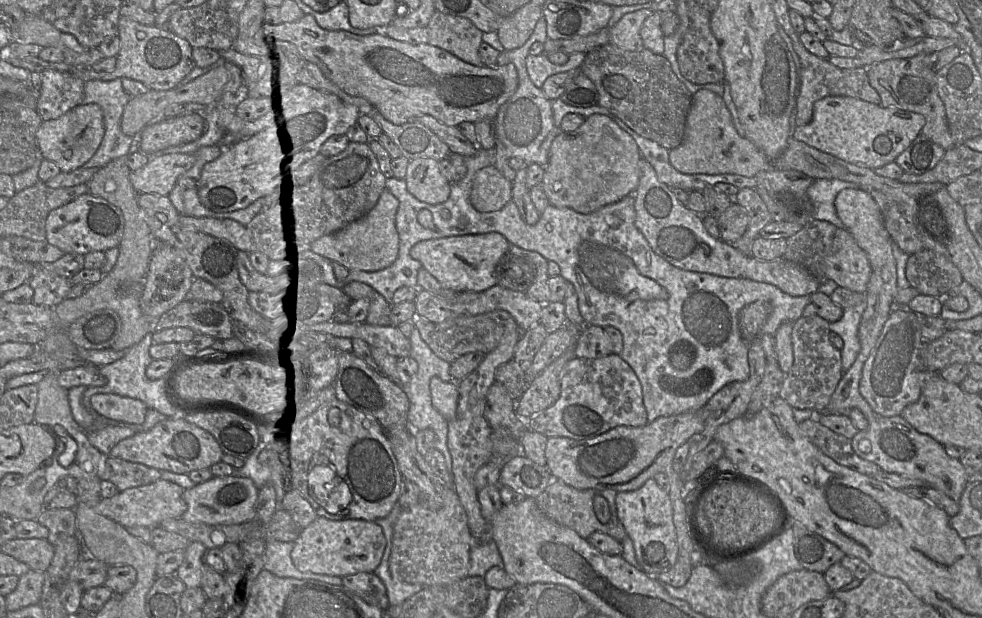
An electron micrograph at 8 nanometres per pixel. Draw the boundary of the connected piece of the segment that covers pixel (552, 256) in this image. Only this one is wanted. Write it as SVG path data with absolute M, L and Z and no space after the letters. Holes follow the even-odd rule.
M480 148L473 156L464 157L464 162L468 169L467 175L458 183L452 184L450 198L442 205L431 205L415 198L409 193L405 179L392 176L386 180L386 189L400 203L396 215L396 228L400 239L398 257L390 267L381 271L350 271L346 283L350 280L366 283L392 304L394 293L399 288L418 287L418 273L423 267L410 254L417 243L452 236L500 233L511 244L537 252L561 267L562 276L578 289L581 314L586 326L613 326L622 333L624 347L620 356L631 366L641 383L648 423L660 417L697 412L727 384L746 381L749 378L749 343L742 338L739 329L739 313L745 306L757 300L768 300L772 305L772 311L758 336L760 338L763 334L774 335L784 322L796 322L802 317L804 308L812 303L810 295L791 296L769 283L691 272L673 266L651 249L636 227L635 191L616 203L587 214L571 208L549 205L534 225L529 225L522 219L513 200L497 212L481 213L471 203L473 181L483 168L495 164L495 148ZM422 210L431 211L438 231L424 228L419 223L418 215ZM463 218L468 220L466 225L461 222Z

